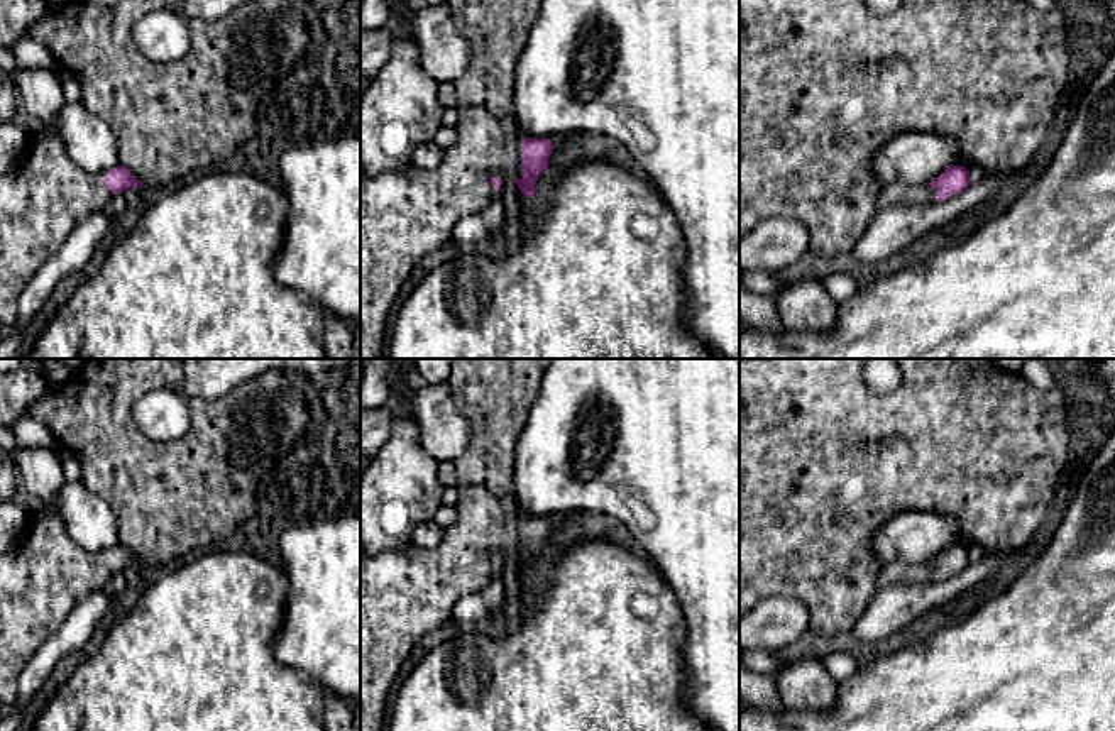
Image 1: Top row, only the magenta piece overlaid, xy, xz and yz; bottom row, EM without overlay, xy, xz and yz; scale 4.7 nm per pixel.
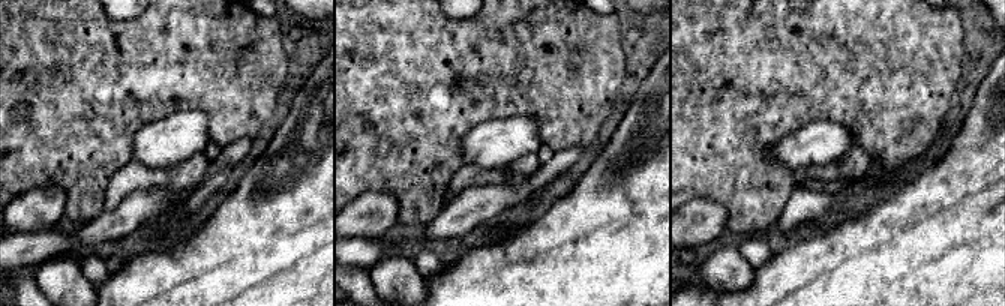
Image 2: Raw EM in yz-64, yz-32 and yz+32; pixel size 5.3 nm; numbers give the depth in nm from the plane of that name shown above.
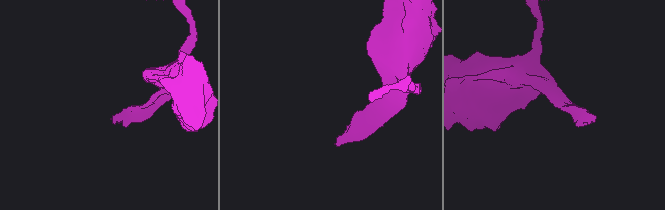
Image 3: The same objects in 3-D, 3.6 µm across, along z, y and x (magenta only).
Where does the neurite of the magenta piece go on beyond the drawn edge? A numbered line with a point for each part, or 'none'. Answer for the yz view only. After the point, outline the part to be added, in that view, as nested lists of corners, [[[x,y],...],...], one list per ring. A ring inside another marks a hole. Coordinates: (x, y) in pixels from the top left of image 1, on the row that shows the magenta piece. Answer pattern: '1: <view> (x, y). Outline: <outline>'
1: yz (906, 195). Outline: [[[931,184],[919,186],[900,186],[892,193],[895,203],[910,206],[910,205],[929,205],[937,203],[937,193]]]

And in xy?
1: xy (43, 198). Outline: [[[32,127],[30,142],[19,164],[8,173],[0,173],[0,344],[14,333],[20,293],[41,266],[63,247],[81,218],[103,212],[105,203],[112,198],[103,183],[107,176],[108,171],[81,169],[69,159],[59,137],[39,127]]]

